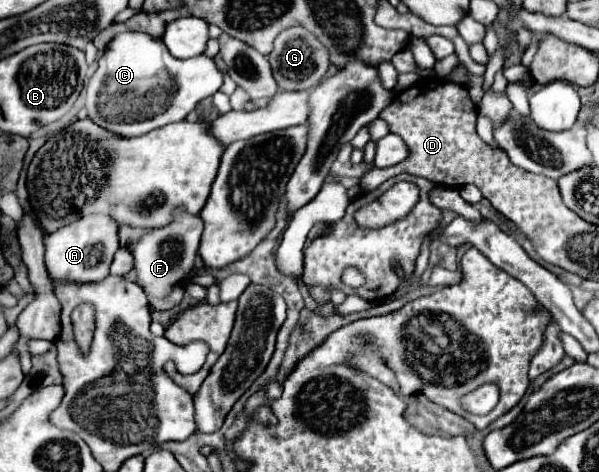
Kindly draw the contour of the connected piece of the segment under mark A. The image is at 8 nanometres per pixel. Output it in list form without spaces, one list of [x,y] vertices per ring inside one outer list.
[[[102,214],[82,216],[80,220],[64,226],[62,230],[48,234],[44,238],[46,270],[52,282],[98,282],[104,280],[110,272],[114,252],[118,244],[118,224]]]

